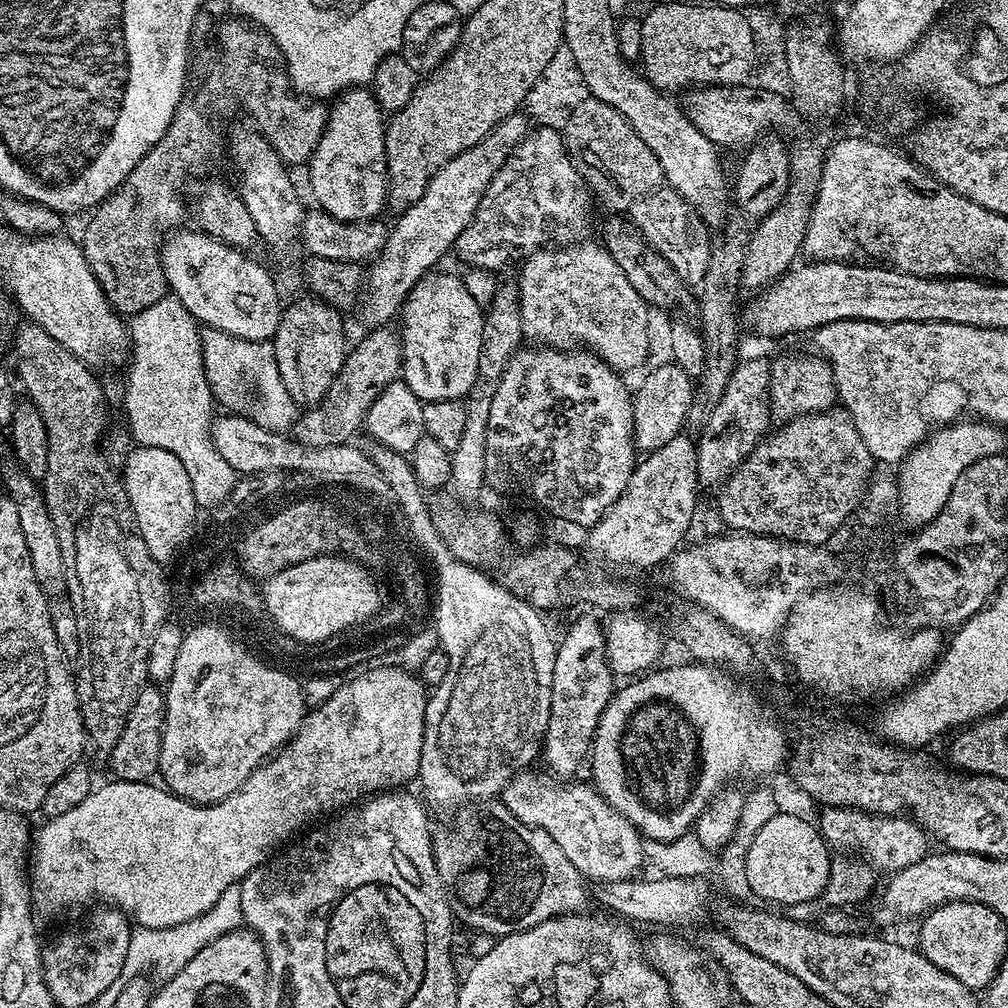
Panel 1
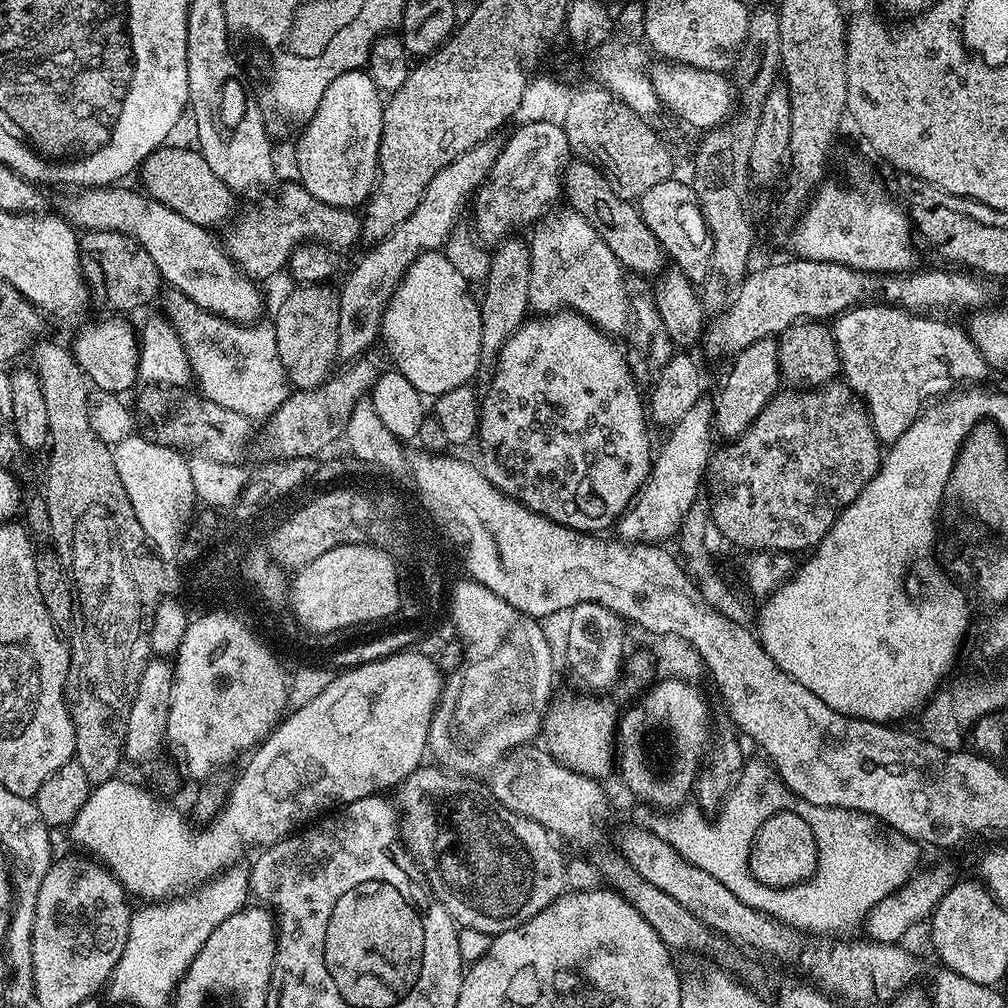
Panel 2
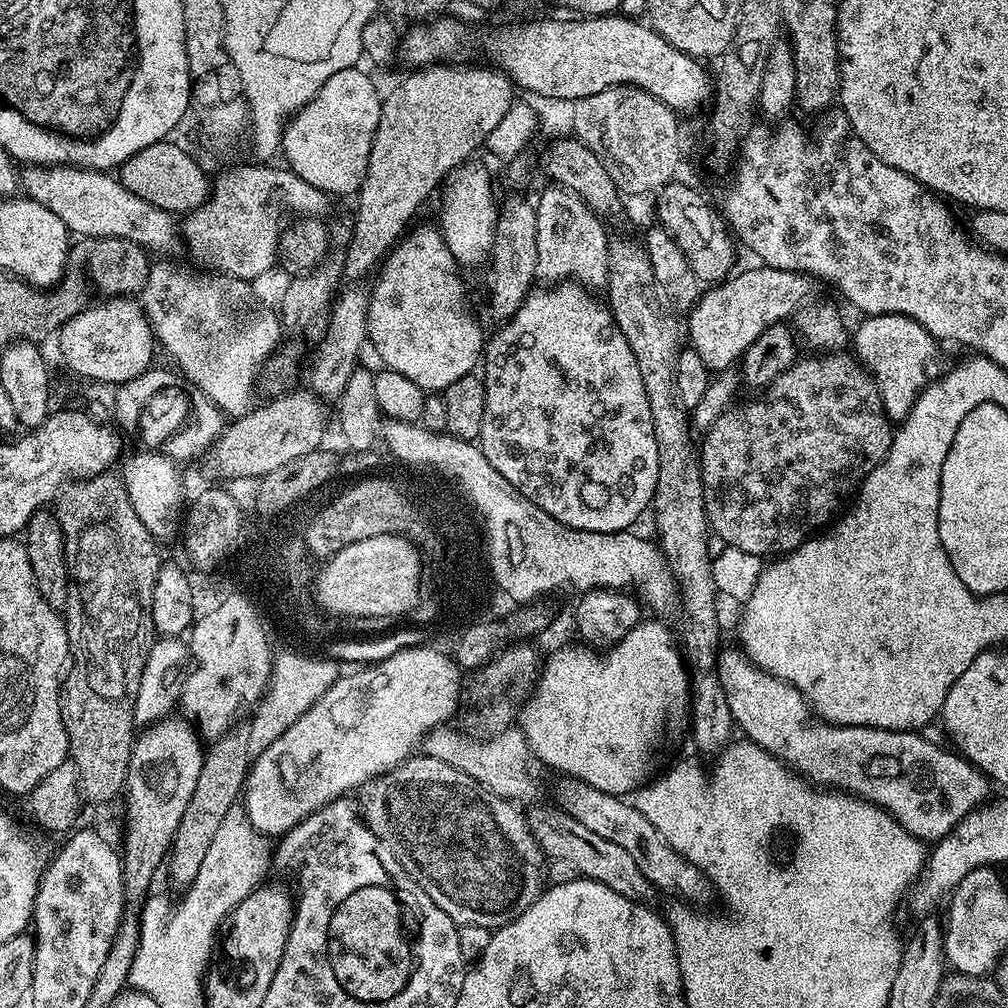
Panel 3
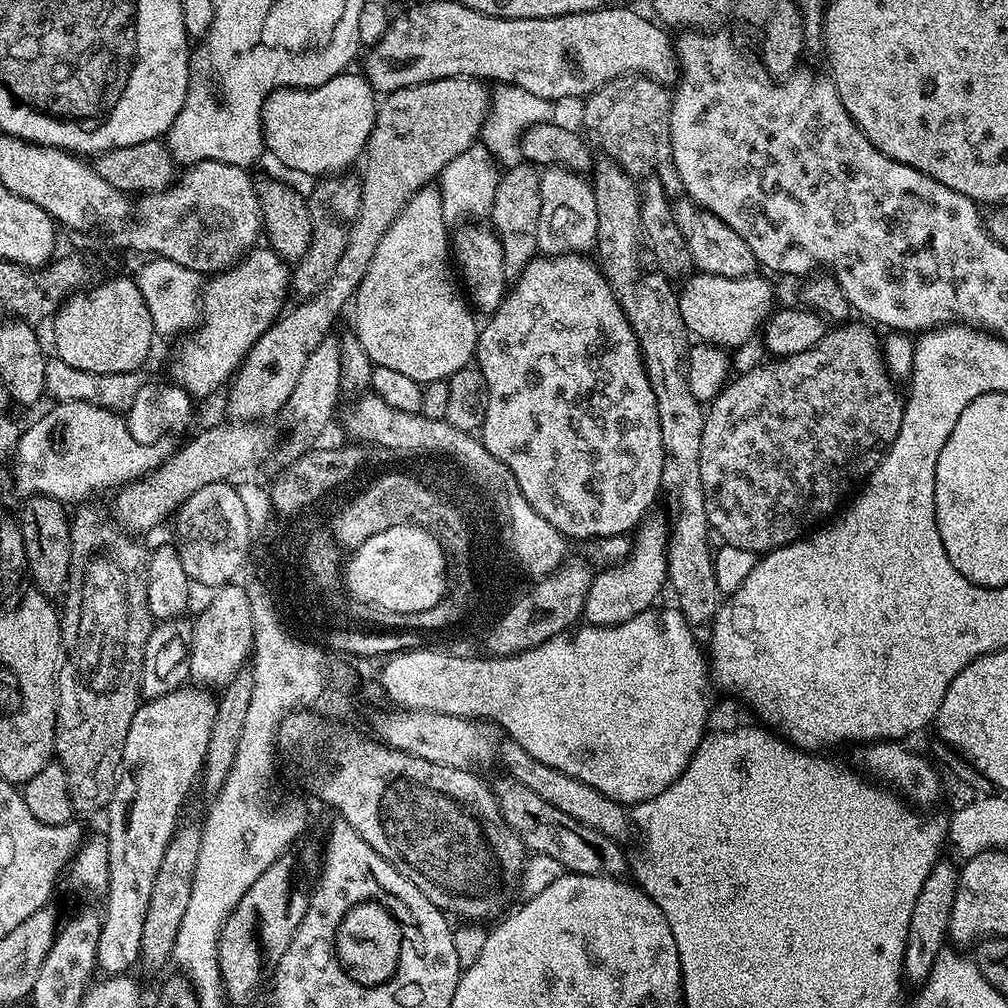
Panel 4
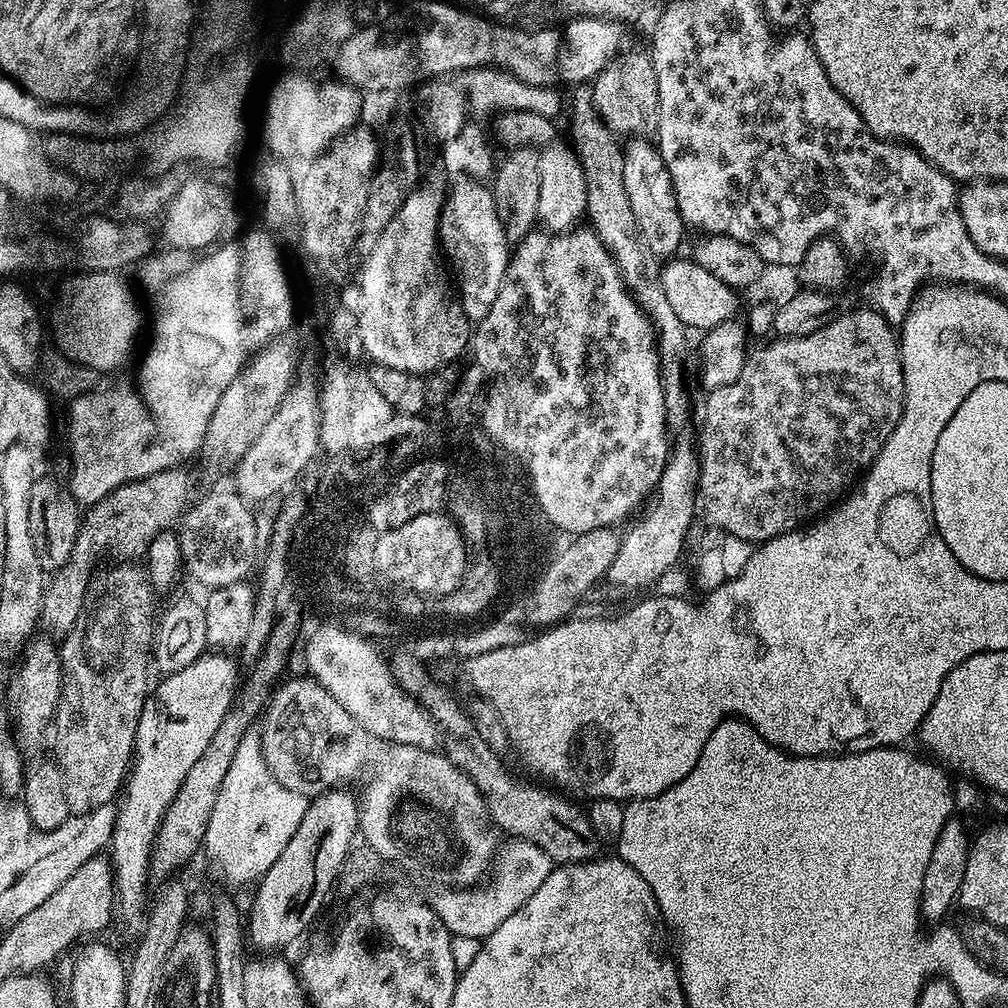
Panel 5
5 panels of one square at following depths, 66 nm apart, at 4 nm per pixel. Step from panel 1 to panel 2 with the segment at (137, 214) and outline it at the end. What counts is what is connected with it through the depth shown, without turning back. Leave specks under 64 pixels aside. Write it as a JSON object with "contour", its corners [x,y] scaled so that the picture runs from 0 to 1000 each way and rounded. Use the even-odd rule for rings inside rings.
{"contour":[[[88,230],[78,235],[79,265],[83,281],[89,287],[92,299],[104,302],[111,312],[127,312],[134,306],[143,306],[161,290],[161,275],[157,264],[133,236],[121,230]]]}

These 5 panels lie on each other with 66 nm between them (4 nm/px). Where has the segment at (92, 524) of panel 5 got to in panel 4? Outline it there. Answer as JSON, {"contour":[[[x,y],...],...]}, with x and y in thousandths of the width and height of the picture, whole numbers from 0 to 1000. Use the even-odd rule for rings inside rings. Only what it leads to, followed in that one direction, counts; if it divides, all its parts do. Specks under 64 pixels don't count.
{"contour":[[[225,419],[214,421],[203,429],[198,429],[188,440],[172,447],[154,468],[140,472],[114,489],[114,515],[128,529],[140,530],[155,524],[163,515],[170,513],[200,482],[218,477],[229,477],[233,468],[250,464],[257,456],[262,456],[274,440],[274,429],[266,419]]]}

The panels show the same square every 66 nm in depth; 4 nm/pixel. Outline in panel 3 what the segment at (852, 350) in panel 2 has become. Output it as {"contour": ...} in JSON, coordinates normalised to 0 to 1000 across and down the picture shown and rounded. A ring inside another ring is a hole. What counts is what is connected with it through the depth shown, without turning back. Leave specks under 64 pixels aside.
{"contour":[[[879,312],[862,313],[854,318],[854,321],[847,325],[847,332],[843,337],[844,344],[849,344],[847,352],[868,377],[875,391],[881,416],[886,419],[895,418],[900,415],[901,408],[905,406],[917,385],[917,357],[928,355],[931,338],[902,313]]]}

